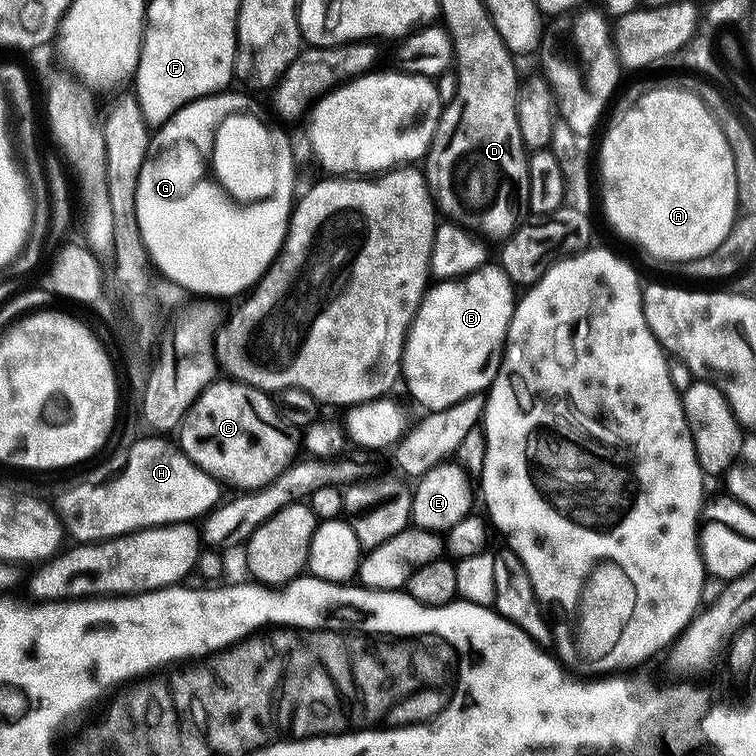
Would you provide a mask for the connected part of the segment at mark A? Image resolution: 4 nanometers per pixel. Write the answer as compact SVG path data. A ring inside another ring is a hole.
M675 86L653 87L626 108L600 144L604 212L613 230L660 260L683 262L710 254L738 219L734 154L720 123L693 92Z

